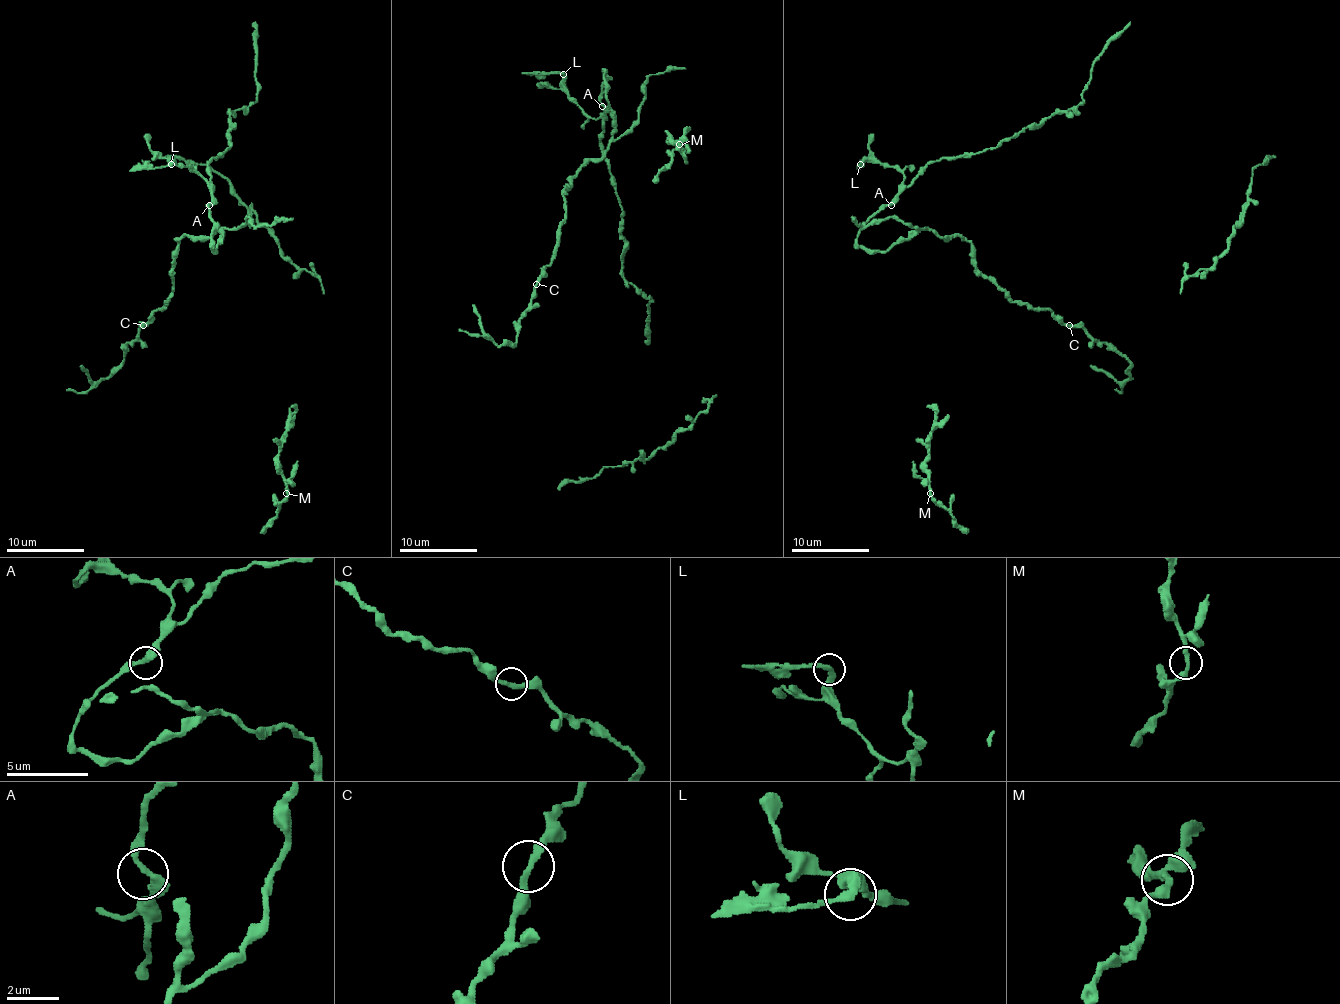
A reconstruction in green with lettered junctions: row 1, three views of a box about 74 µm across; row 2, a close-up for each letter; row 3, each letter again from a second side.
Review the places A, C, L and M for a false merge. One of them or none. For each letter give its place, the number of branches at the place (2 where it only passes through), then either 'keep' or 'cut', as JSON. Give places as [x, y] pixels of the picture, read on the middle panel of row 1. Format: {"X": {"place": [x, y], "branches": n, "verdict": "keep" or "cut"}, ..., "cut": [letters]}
{"A": {"place": [602, 106], "branches": 2, "verdict": "keep"}, "C": {"place": [536, 284], "branches": 2, "verdict": "keep"}, "L": {"place": [563, 74], "branches": 2, "verdict": "cut"}, "M": {"place": [679, 144], "branches": 2, "verdict": "keep"}, "cut": ["L"]}

